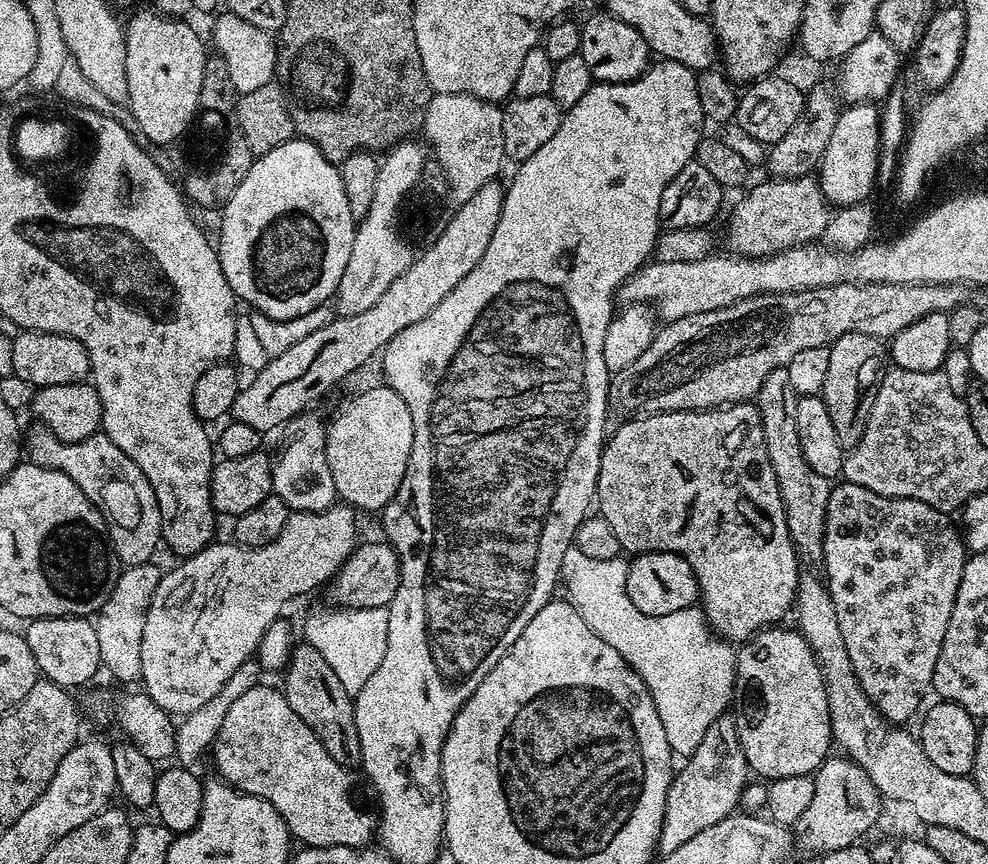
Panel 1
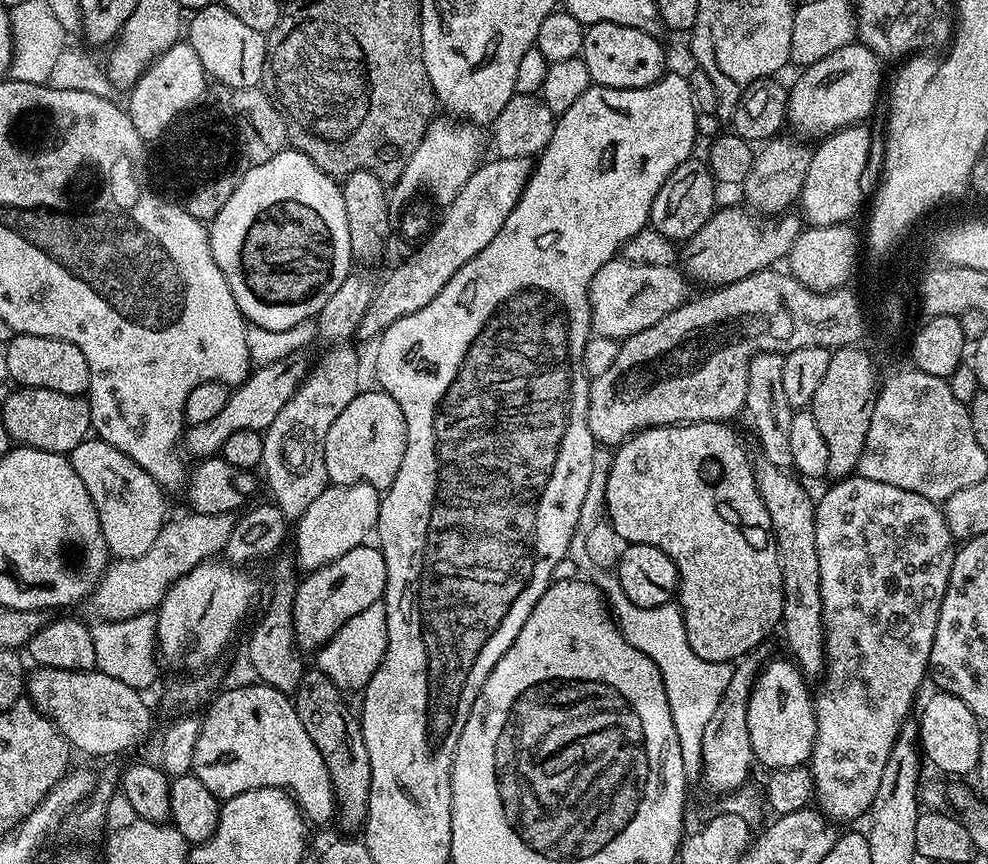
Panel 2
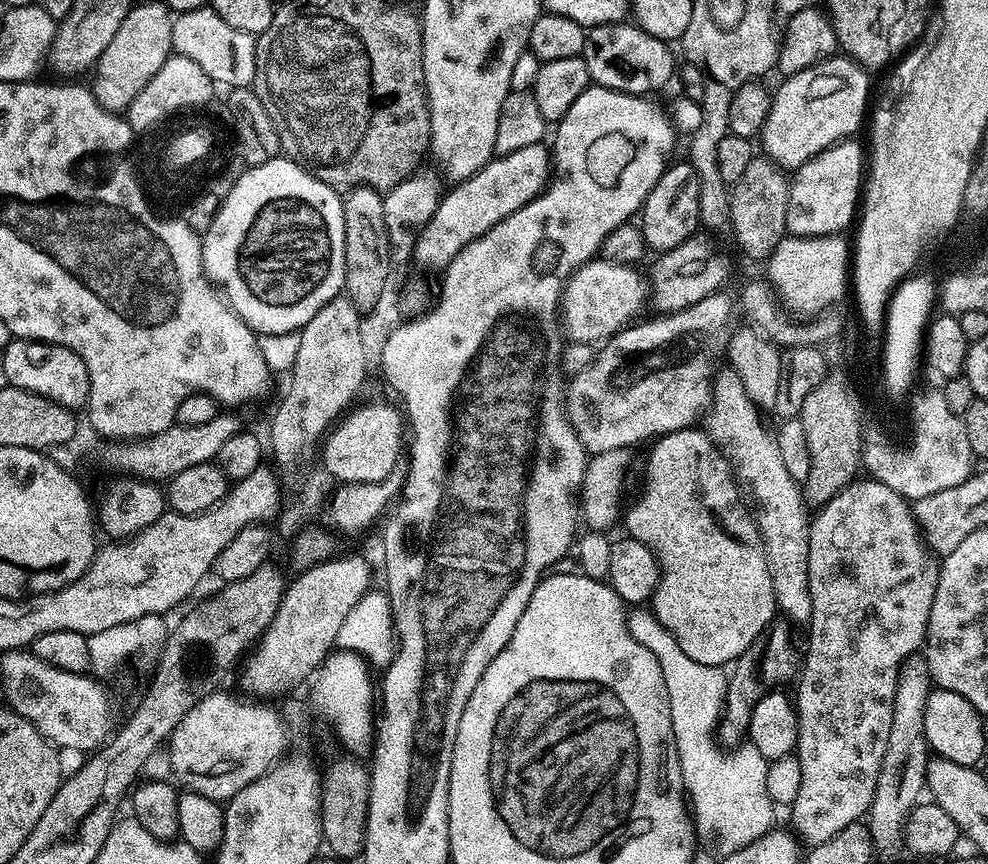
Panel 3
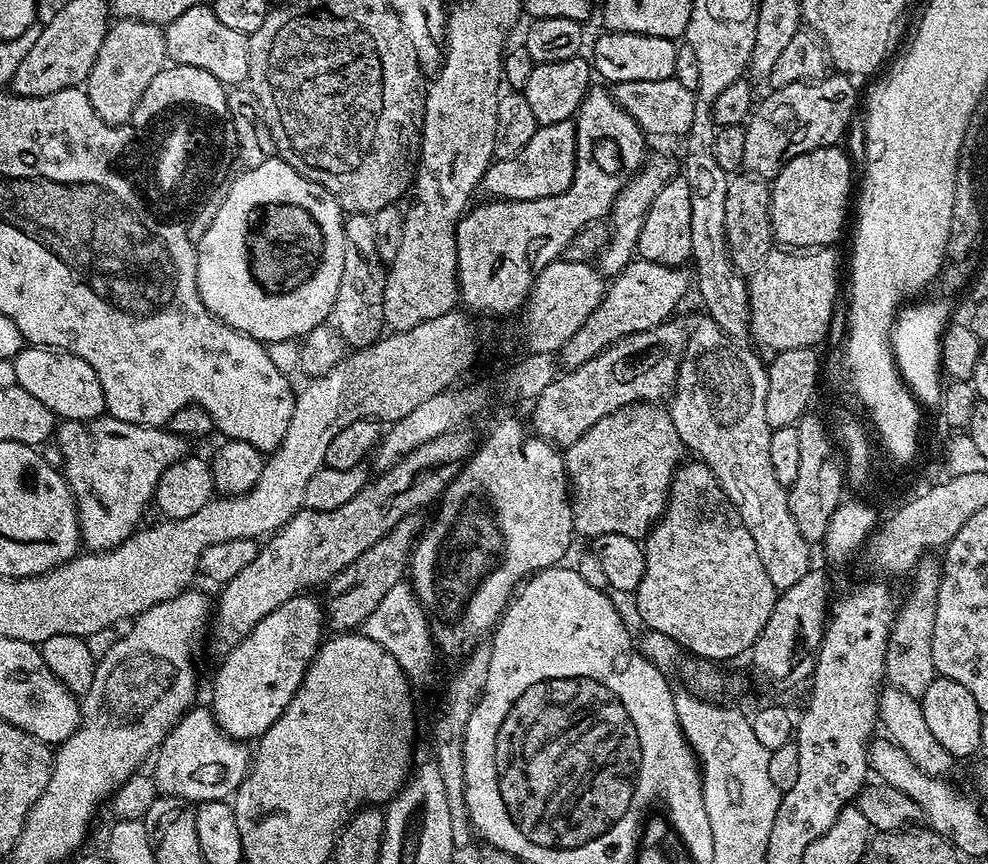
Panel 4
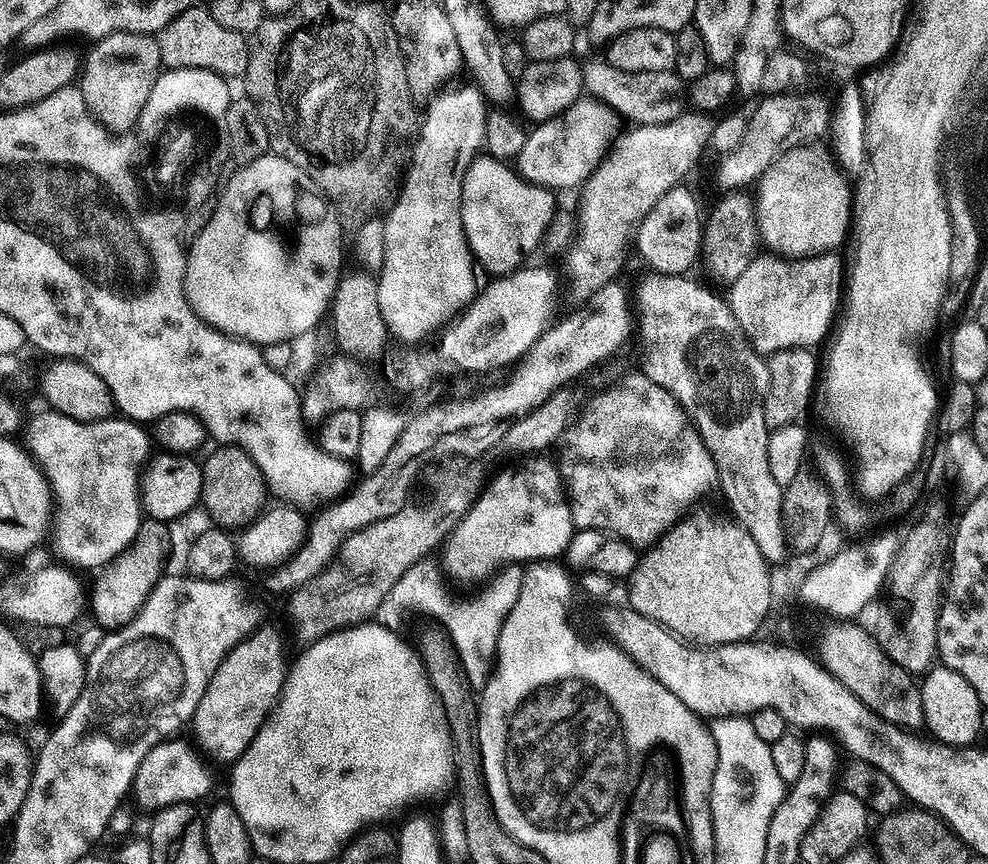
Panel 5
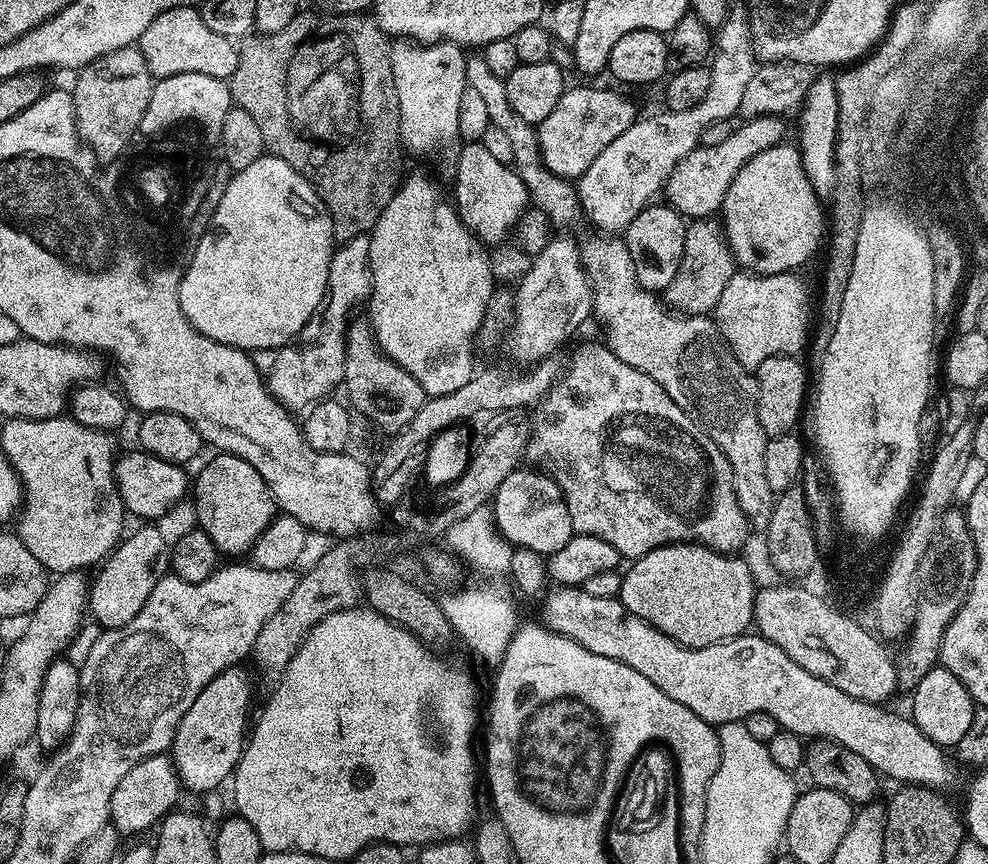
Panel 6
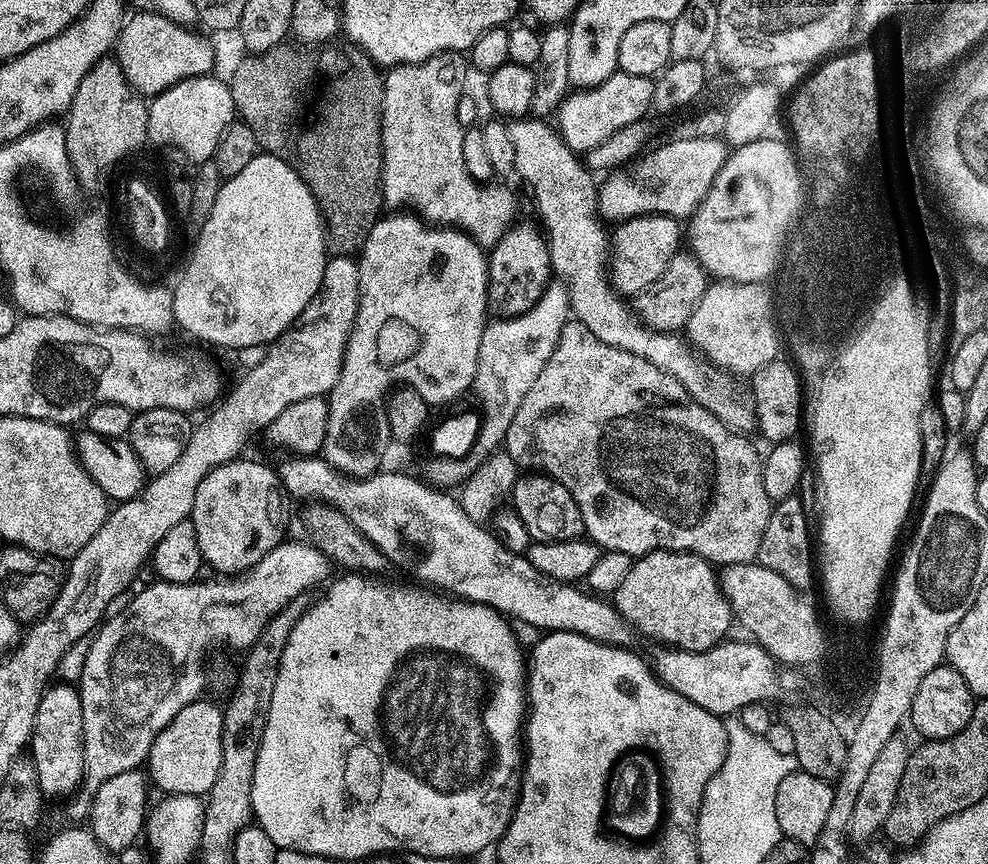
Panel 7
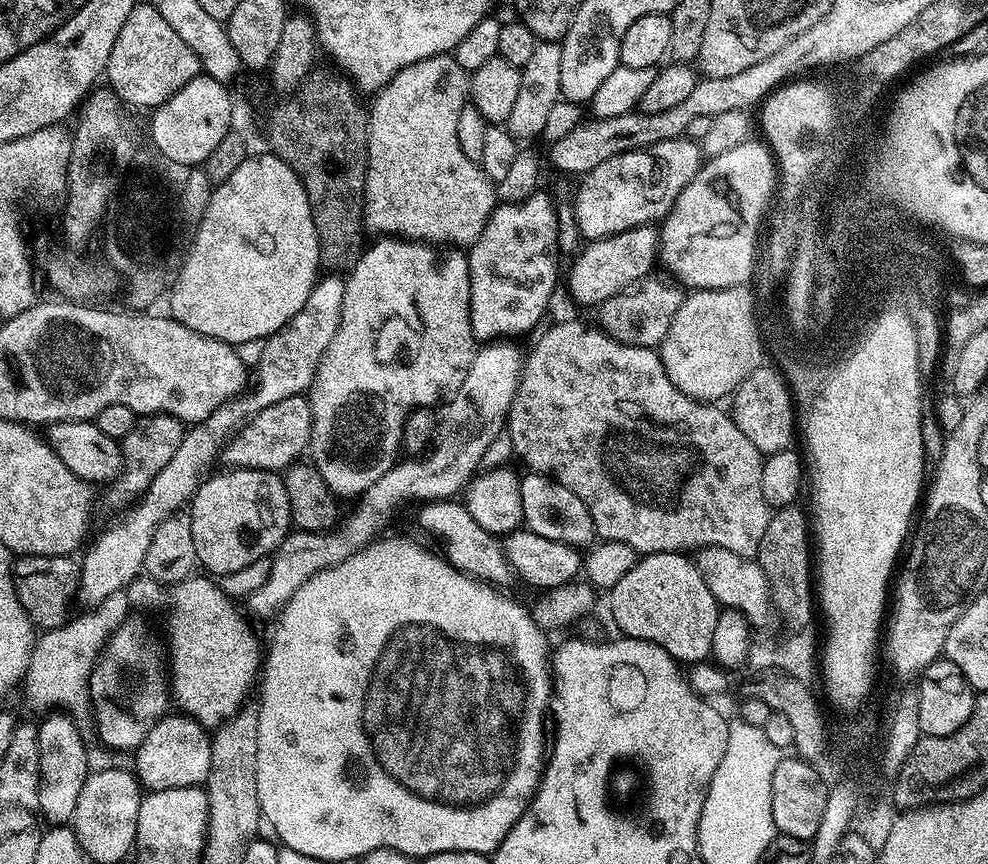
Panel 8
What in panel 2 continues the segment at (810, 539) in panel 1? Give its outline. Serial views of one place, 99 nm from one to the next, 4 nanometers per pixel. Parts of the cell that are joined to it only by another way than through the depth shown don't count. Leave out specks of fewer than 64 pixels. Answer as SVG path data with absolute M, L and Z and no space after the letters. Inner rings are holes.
M759 352L748 364L748 385L744 412L756 431L756 440L760 443L760 452L767 463L788 470L792 468L790 456L790 422L793 409L786 402L786 393L782 386L783 355L778 352Z

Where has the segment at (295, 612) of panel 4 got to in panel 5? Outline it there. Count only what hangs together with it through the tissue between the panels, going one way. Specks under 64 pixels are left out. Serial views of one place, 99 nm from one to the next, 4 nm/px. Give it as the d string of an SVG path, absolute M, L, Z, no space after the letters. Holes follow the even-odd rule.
M267 626L257 628L238 646L234 646L234 650L226 654L218 670L214 670L214 678L210 678L206 686L206 694L202 694L202 702L198 702L190 721L193 736L191 739L195 747L205 757L208 755L210 759L217 760L220 764L231 765L244 753L246 746L250 746L254 734L258 734L258 730L264 725L264 719L272 713L272 708L280 699L280 691L284 689L285 675L286 660L284 664L284 650L279 636L274 629Z

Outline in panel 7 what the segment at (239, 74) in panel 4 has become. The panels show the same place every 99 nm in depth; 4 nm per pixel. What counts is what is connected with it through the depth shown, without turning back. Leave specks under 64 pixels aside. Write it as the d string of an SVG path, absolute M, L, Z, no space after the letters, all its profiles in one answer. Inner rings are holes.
M154 12L129 15L116 39L114 58L122 66L130 86L145 98L161 96L170 86L213 71L215 50L213 41L191 27ZM134 15L134 16L132 16ZM204 35L204 36L199 36ZM207 38L209 40L207 40Z

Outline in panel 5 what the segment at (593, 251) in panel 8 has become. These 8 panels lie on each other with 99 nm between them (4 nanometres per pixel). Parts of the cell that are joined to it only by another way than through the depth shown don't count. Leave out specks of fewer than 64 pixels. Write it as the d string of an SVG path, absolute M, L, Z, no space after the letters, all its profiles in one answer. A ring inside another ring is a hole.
M677 186L671 188L666 194L662 194L662 198L658 198L658 202L654 202L654 210L650 210L650 214L646 214L646 218L642 218L640 227L636 229L634 248L640 251L641 258L660 276L683 277L687 273L684 271L695 260L697 263L698 255L702 250L702 211L700 212L700 204L696 201L695 194L684 187Z

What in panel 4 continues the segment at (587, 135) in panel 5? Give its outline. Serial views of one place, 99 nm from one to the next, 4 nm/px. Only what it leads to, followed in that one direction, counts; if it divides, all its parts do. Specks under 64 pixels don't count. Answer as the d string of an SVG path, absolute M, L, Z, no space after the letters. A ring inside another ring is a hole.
M563 120L557 124L545 124L537 127L534 138L526 142L526 150L522 150L514 158L509 160L496 160L488 165L484 171L482 188L489 192L489 197L500 202L513 200L537 200L547 196L557 196L566 191L572 185L574 170L576 169L576 126L572 120Z

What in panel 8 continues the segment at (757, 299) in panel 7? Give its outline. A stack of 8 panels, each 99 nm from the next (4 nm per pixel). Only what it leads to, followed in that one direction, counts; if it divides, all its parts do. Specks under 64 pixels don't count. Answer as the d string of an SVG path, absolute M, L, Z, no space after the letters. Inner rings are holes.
M704 288L701 296L689 291L658 351L670 382L682 394L701 402L720 402L723 396L731 397L738 385L766 360L766 347L748 294L739 289L718 292Z

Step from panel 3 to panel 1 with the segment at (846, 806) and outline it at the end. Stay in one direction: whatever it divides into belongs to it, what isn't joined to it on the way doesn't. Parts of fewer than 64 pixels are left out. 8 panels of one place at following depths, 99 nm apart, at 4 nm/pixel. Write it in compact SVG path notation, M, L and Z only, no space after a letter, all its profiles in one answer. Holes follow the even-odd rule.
M847 482L837 483L830 494L830 502L826 506L826 530L824 531L824 559L822 569L826 575L828 593L834 602L834 610L838 614L838 627L842 629L842 638L846 641L846 650L850 650L850 662L854 662L854 674L858 674L858 682L862 690L866 690L866 698L870 698L876 708L884 715L889 724L907 725L908 719L921 711L920 703L924 695L932 688L934 666L938 666L938 654L942 650L942 642L946 638L946 630L950 626L950 614L954 614L954 598L958 598L958 582L962 582L962 570L966 559L966 544L961 533L952 525L953 517L946 512L934 510L934 506L926 506L926 502L907 500L897 496L874 494L874 490L866 490L862 486L854 486Z

